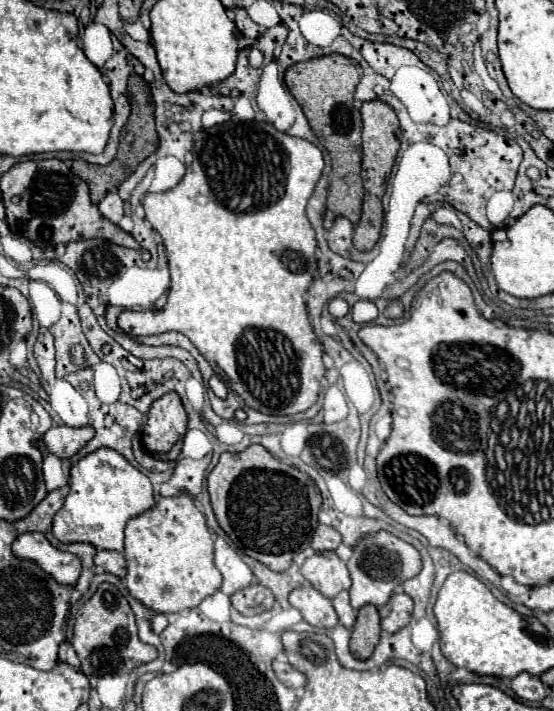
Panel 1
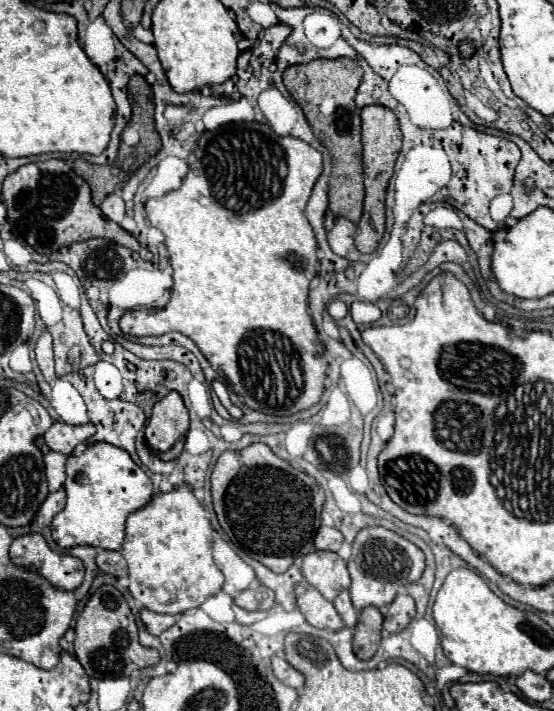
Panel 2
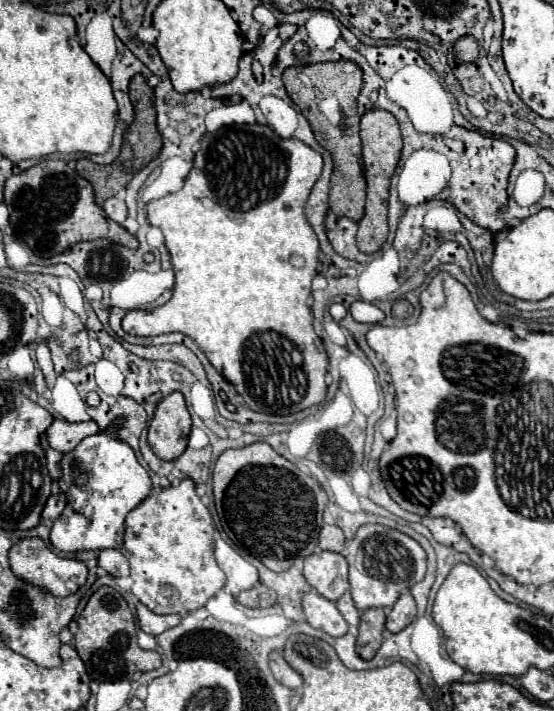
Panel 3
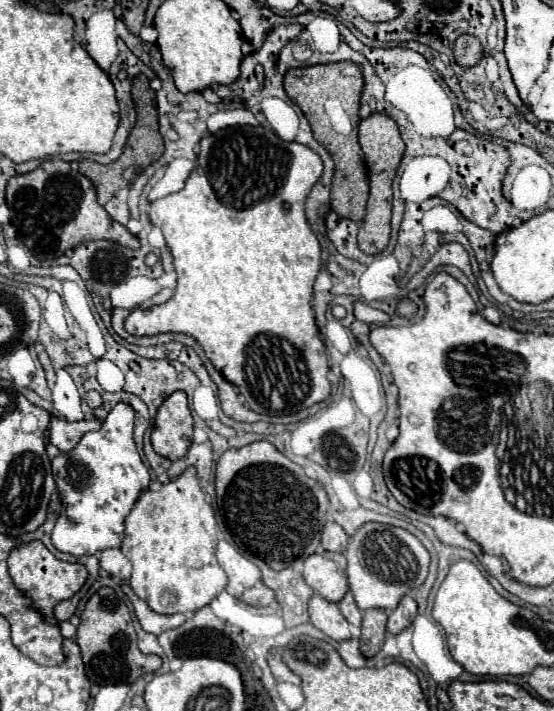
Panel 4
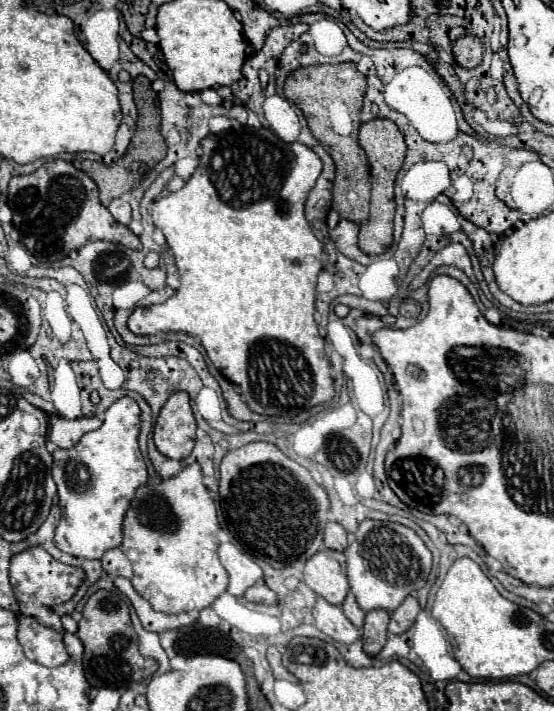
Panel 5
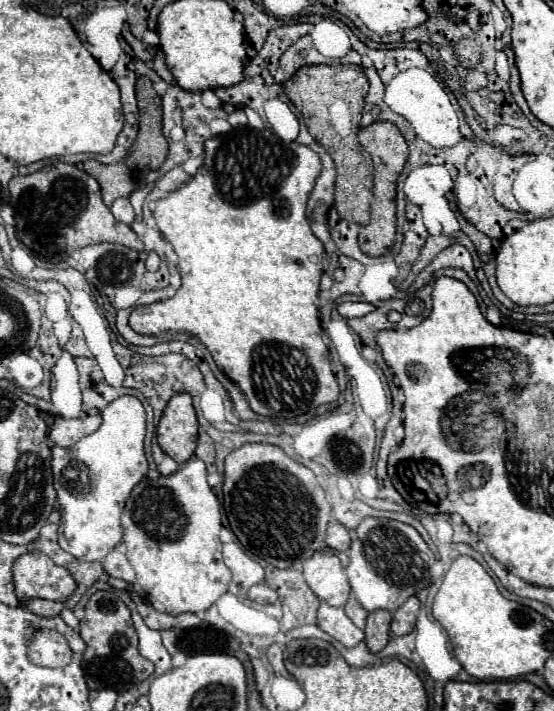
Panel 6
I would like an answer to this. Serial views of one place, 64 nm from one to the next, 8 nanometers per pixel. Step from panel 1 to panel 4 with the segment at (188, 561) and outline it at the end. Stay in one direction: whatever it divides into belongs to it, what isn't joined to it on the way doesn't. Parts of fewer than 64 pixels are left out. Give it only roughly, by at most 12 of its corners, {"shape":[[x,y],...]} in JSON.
{"shape":[[196,470],[126,516],[130,588],[192,614],[226,588]]}

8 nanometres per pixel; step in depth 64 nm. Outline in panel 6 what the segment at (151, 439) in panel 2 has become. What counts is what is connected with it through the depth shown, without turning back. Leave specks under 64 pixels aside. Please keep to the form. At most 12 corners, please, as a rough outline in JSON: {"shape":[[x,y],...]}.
{"shape":[[190,394],[170,398],[156,432],[160,448],[184,464],[198,422]]}

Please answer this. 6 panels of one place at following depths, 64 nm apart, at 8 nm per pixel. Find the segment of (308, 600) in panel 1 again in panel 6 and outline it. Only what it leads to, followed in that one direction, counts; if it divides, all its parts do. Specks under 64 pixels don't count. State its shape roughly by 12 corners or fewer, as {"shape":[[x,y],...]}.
{"shape":[[320,602],[318,628],[344,646],[356,646],[364,632],[342,608]]}

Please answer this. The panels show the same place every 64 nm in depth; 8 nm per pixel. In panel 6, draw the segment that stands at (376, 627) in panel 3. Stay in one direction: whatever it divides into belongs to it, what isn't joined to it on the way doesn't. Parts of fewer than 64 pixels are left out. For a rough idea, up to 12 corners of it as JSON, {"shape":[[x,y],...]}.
{"shape":[[388,610],[368,614],[364,628],[366,646],[380,652],[390,638]]}

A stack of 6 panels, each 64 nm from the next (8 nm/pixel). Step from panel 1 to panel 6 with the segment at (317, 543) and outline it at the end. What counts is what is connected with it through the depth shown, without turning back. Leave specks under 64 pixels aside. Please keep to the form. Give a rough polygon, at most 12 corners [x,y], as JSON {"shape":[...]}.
{"shape":[[330,522],[326,544],[348,550],[350,532],[340,522]]}

